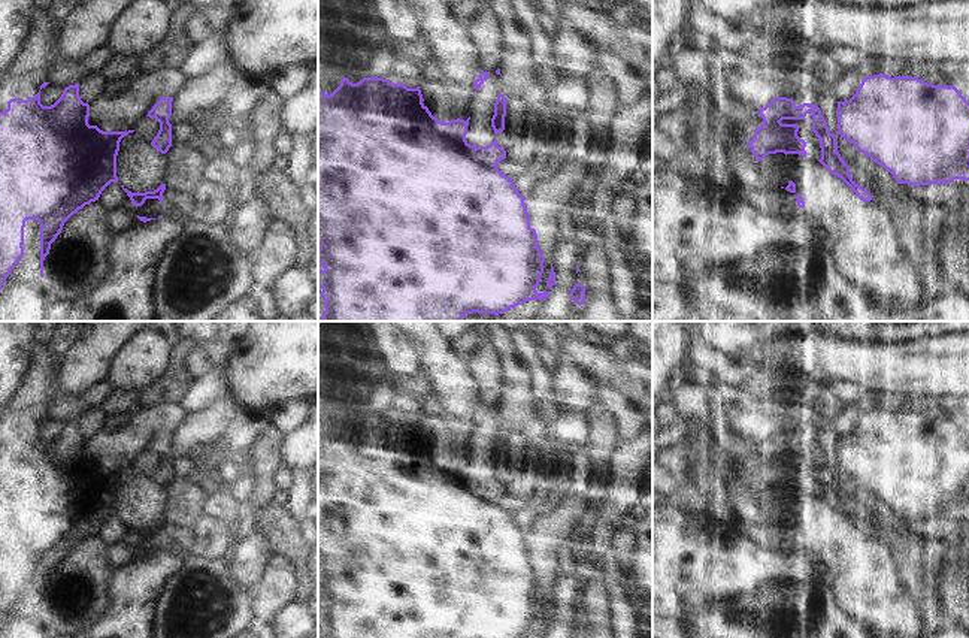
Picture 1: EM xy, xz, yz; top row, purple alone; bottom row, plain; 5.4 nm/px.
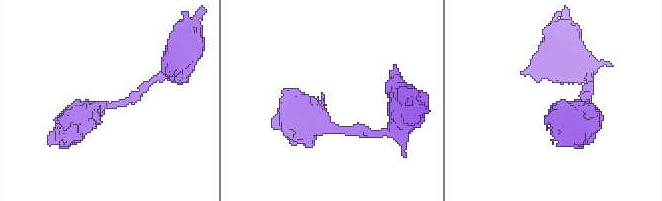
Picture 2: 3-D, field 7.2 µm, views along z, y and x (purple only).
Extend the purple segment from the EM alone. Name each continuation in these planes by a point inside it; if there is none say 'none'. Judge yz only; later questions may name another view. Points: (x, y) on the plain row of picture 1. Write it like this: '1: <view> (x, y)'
none

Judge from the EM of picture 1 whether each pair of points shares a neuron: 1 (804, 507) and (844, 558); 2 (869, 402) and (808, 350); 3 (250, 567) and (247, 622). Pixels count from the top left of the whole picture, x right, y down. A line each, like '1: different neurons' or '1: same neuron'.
1: same neuron
2: different neurons
3: different neurons

